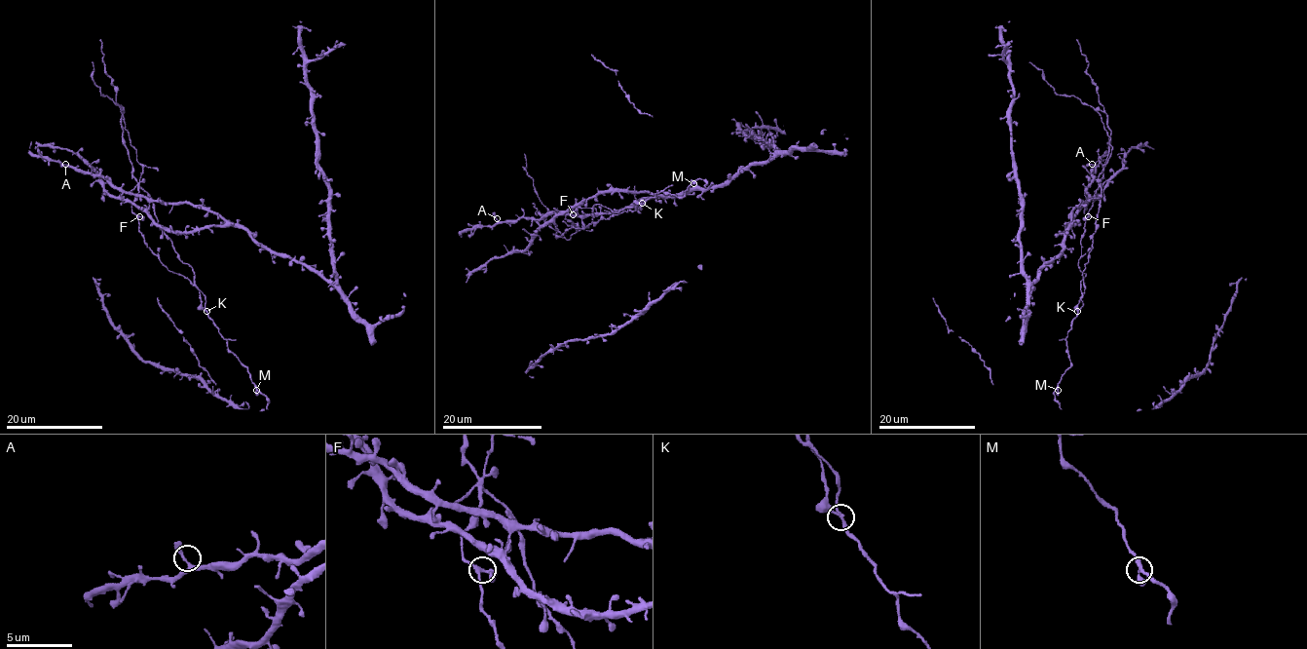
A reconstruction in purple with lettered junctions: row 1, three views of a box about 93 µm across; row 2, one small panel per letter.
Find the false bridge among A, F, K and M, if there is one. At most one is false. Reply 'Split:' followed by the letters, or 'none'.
Split: K

